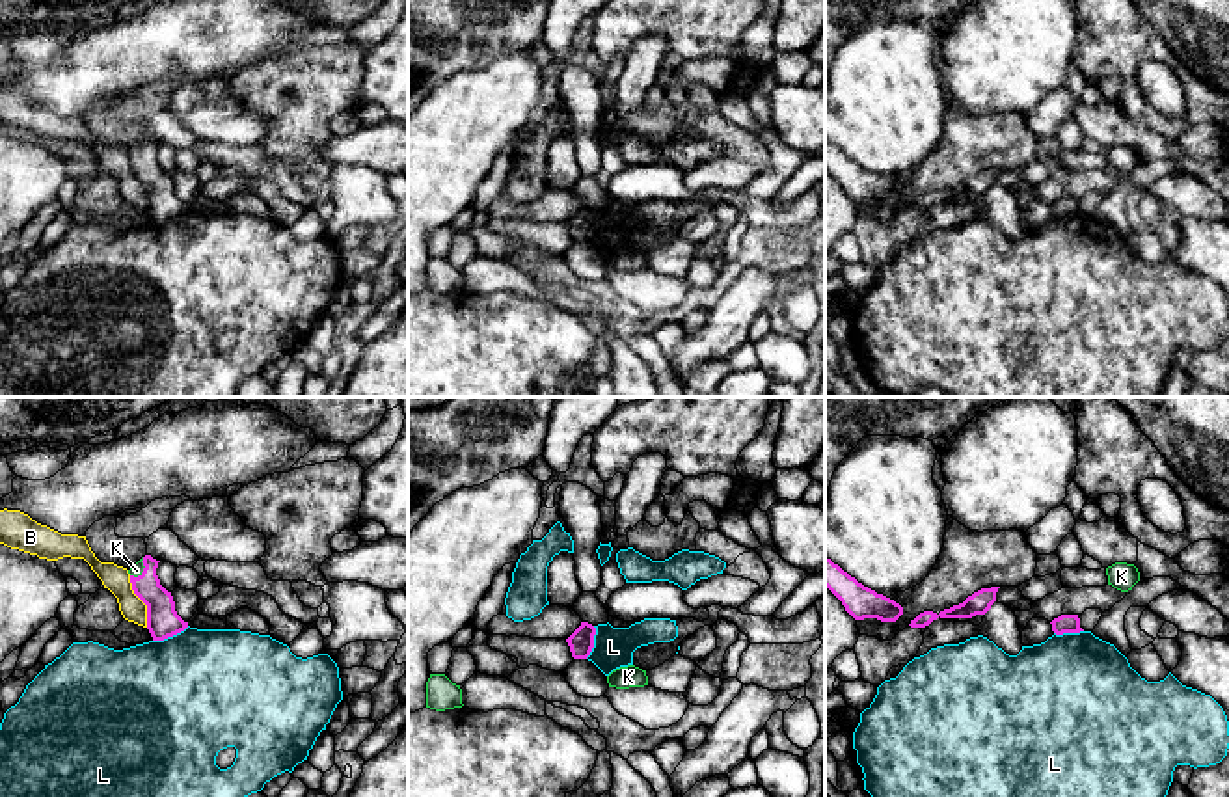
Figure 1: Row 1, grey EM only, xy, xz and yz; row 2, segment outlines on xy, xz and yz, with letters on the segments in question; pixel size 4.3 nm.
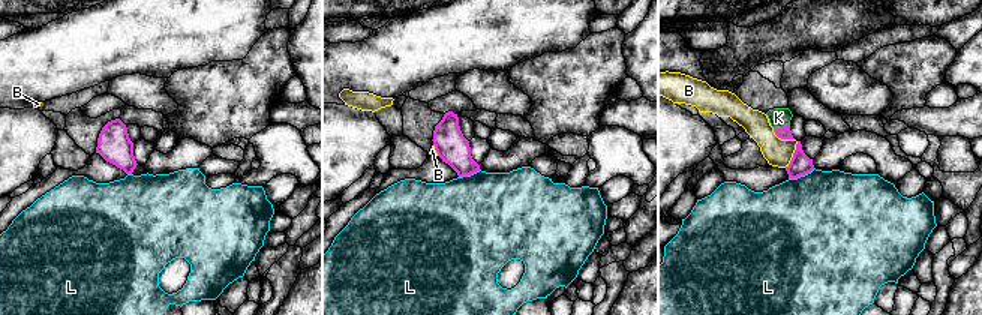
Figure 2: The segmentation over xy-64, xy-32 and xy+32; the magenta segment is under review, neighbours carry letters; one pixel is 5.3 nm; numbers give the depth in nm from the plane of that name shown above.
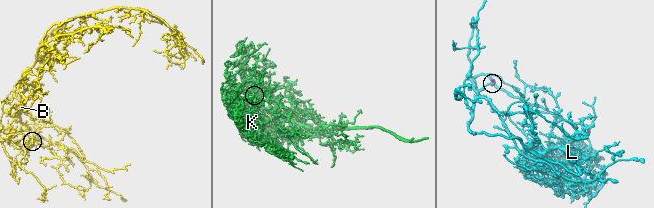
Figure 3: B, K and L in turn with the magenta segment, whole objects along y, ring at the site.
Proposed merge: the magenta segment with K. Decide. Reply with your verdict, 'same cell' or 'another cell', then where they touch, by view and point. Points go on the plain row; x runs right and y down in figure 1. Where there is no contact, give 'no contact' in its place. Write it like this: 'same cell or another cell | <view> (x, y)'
same cell | xy (144, 153)

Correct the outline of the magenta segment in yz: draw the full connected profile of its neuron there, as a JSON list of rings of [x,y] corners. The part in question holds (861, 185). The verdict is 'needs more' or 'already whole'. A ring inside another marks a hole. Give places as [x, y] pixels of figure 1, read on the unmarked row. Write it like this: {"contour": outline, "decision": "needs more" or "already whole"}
{"contour": [[[827,140],[825,169],[842,184],[855,203],[877,201],[881,205],[896,205],[903,197],[899,186],[864,169]]], "decision": "already whole"}

